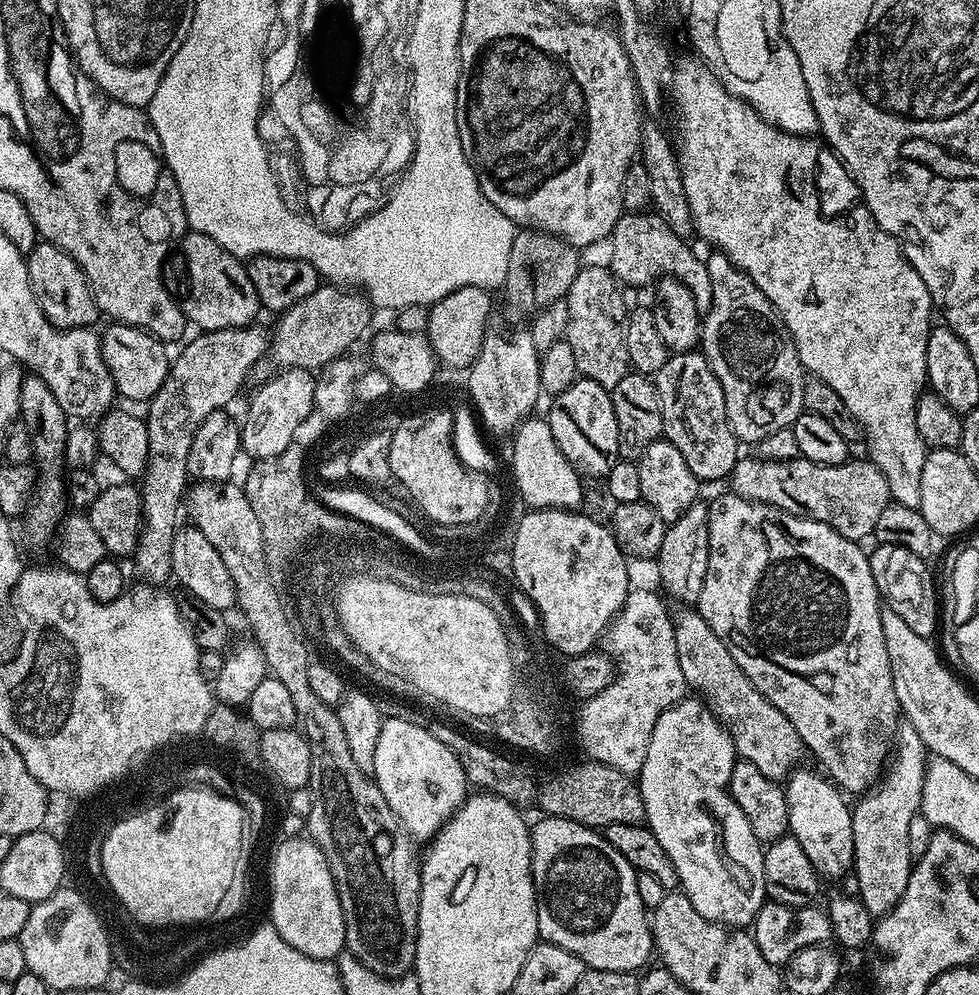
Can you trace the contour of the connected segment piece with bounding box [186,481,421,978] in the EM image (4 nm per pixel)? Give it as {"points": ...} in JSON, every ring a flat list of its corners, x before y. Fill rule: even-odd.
{"points":[[233,481,216,484,195,483,187,493,186,508,190,510,191,523,206,535,210,544,218,551,219,557,226,565,230,578,234,582,237,609,242,610,254,636,254,642,262,650,264,660,268,663,268,671,282,686,294,701,296,724,298,731,306,738,310,746,310,778,308,783,312,793,310,814,306,818,307,835,320,847,326,862,330,866,330,874,334,874,334,882,338,890,338,898,342,902,342,914,346,922,346,948,352,953,366,970,379,976,399,978,409,975,416,962,416,927,418,926,418,906,420,905,420,865,417,845,414,843,400,817,390,810,390,802,382,794,375,779,369,773,358,770,354,758,350,754,350,745,346,743,346,734,342,730,342,722,338,722,336,709,333,705,322,702,318,694,310,686,308,665,310,663,309,645,296,641,290,634,286,618,280,610,274,588,268,586,260,558,260,532,256,518,248,506,249,499,243,487]]}

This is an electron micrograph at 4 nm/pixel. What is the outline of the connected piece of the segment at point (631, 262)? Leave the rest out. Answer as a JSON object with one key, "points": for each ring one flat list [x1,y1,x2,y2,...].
{"points":[[623,213,608,239,611,252,608,267,626,286,651,285,663,278,681,280,694,294,695,305,703,314,712,308,713,280,707,263,698,259,687,244,657,213]]}

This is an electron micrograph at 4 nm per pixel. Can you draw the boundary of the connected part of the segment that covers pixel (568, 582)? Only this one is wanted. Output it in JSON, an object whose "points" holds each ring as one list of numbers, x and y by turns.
{"points":[[547,508,544,512,536,509,538,514,535,518,530,518,527,522,521,525,521,537,518,542,518,553,516,554,518,563,518,573,520,576,520,584,524,584,524,592,527,594,532,602,536,611,539,613,540,625,544,631,544,638,553,649,555,647,564,655,564,658,571,658,573,656,581,656,587,652,593,651,597,647,596,644,601,643,602,637,608,631,608,625,616,618,617,612,620,607,626,602,628,593,630,591,630,583,628,584,628,564,626,553,621,548,620,543,616,541,615,536,612,534,611,527,599,524,596,520,591,520,588,516,583,516,583,511,569,510,566,508]]}

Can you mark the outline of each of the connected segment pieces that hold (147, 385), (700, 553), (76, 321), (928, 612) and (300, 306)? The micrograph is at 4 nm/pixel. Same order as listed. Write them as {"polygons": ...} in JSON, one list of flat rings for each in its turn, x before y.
{"polygons":[[[112,322,107,326,108,329,103,329,100,345,102,358,110,370,112,381,116,383,117,393,128,400,151,401,168,376,170,352,168,356,167,350,164,349,167,348,165,341,129,324]],[[697,502,682,514,682,518,668,524,662,538,662,550,654,558,656,572,660,575,659,587,673,596,681,605,695,605,706,582,706,562,710,558,710,530,708,529,708,504]],[[37,242,34,250,27,252,26,259,34,298,38,298,38,306,42,306,46,318,55,328,92,328,95,320,101,319,102,313,94,302,88,280,70,254,53,244]],[[893,544,875,545,876,549,868,552,868,561,870,562,870,574,874,574,876,589,880,591,883,603,914,634,925,638,935,637,936,632,936,584,932,581,932,572,928,569,928,560,923,556,914,554,906,550,906,546,894,546]],[[321,286,310,294,310,298,302,298,290,310,279,313,276,329,273,327,270,332,270,360,277,365,277,369,285,368,307,368,319,370,332,360,339,360,345,355,344,352,364,331,372,320,373,305,367,296,356,290,345,290,340,286]]]}

